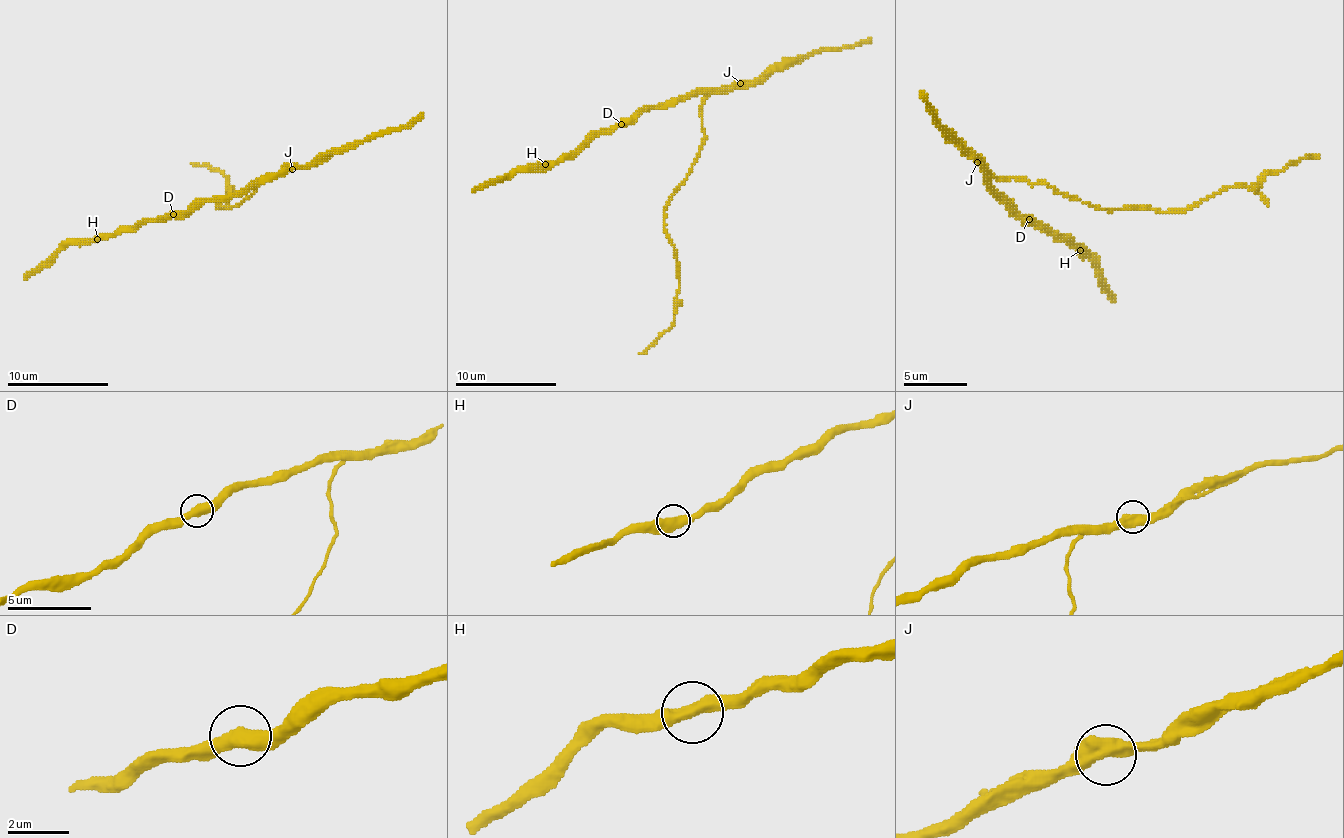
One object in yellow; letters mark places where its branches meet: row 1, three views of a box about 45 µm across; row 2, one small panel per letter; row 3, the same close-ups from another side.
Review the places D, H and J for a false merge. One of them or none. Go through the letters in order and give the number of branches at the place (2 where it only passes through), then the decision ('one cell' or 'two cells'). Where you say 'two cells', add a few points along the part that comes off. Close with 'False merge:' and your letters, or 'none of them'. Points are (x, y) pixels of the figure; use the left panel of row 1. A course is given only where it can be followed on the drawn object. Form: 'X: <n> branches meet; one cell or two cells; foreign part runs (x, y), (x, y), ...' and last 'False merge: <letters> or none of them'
D: 2 branches meet; one cell
H: 2 branches meet; one cell
J: 2 branches meet; one cell
False merge: none of them

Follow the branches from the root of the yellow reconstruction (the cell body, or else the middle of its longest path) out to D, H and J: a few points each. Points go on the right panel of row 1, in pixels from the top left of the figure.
D: (1006, 177), (994, 177), (990, 184), (1029, 219)
H: (1006, 177), (994, 177), (990, 184), (1025, 219), (1048, 228), (1080, 250)
J: (1006, 177), (994, 177), (978, 161)

